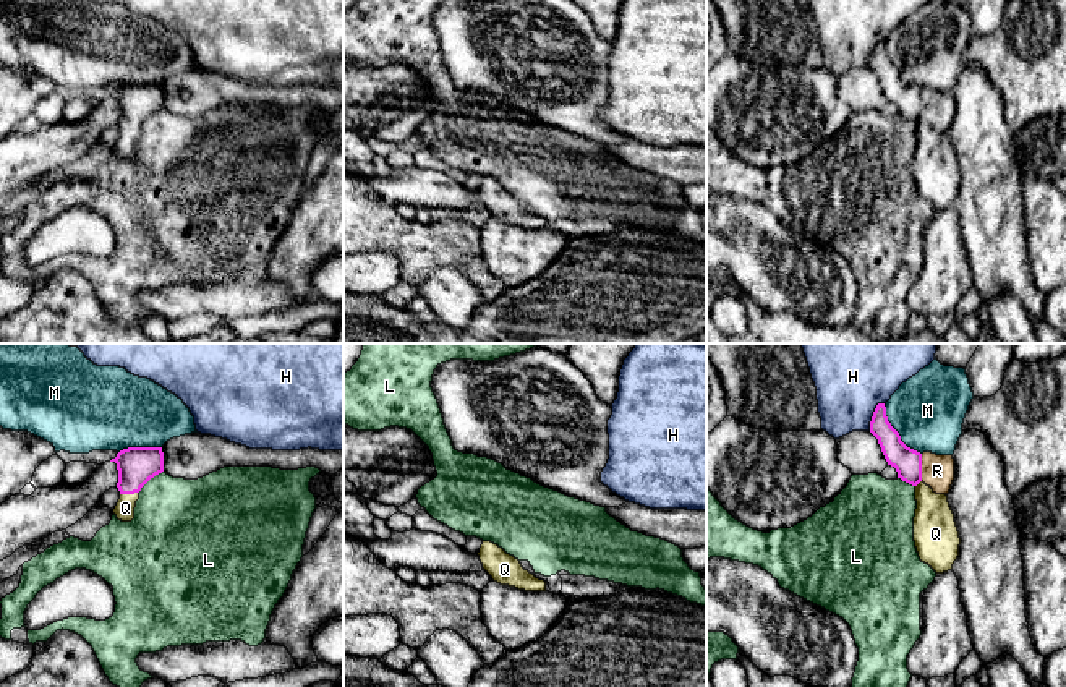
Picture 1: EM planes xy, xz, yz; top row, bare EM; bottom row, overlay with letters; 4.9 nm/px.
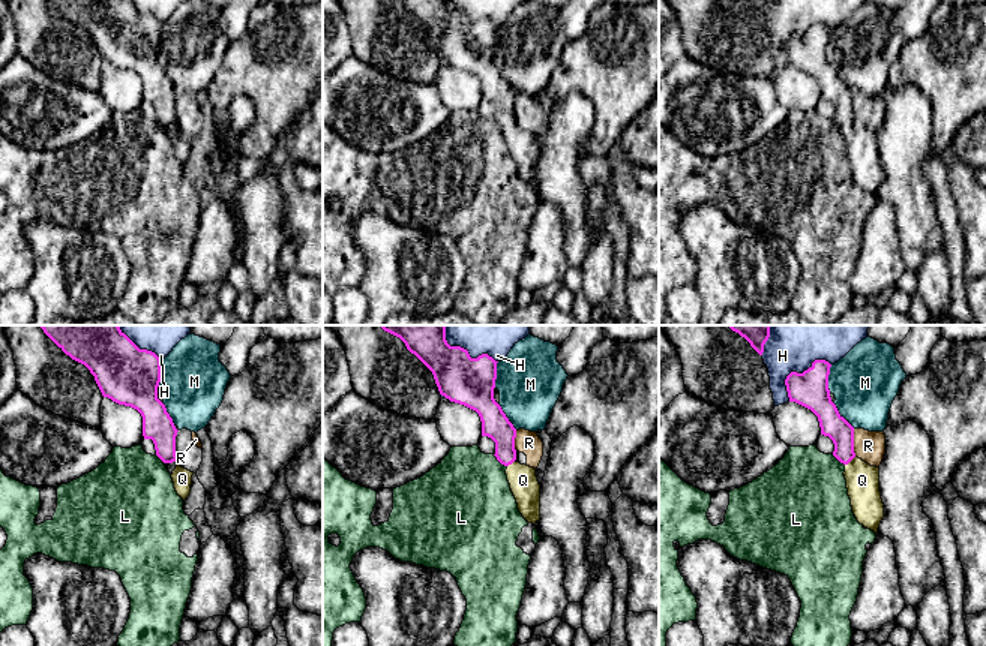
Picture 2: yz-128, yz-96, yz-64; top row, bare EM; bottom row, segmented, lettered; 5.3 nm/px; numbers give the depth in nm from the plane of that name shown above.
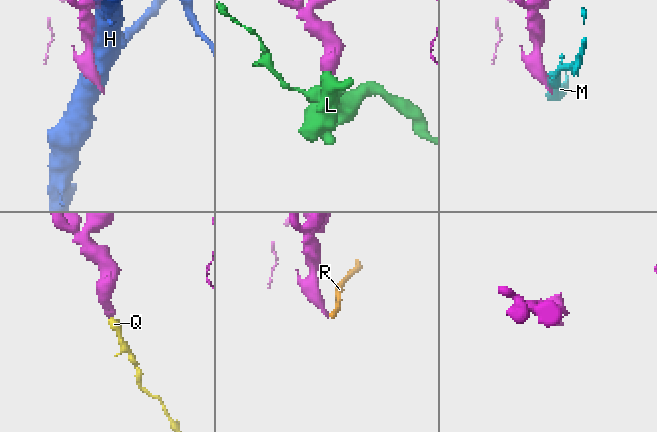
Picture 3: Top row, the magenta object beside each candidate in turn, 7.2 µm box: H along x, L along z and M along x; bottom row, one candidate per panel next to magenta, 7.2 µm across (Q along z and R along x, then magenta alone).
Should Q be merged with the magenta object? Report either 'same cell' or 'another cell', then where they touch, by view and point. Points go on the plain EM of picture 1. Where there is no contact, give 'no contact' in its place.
same cell; meets magenta in xy at (128, 130)

